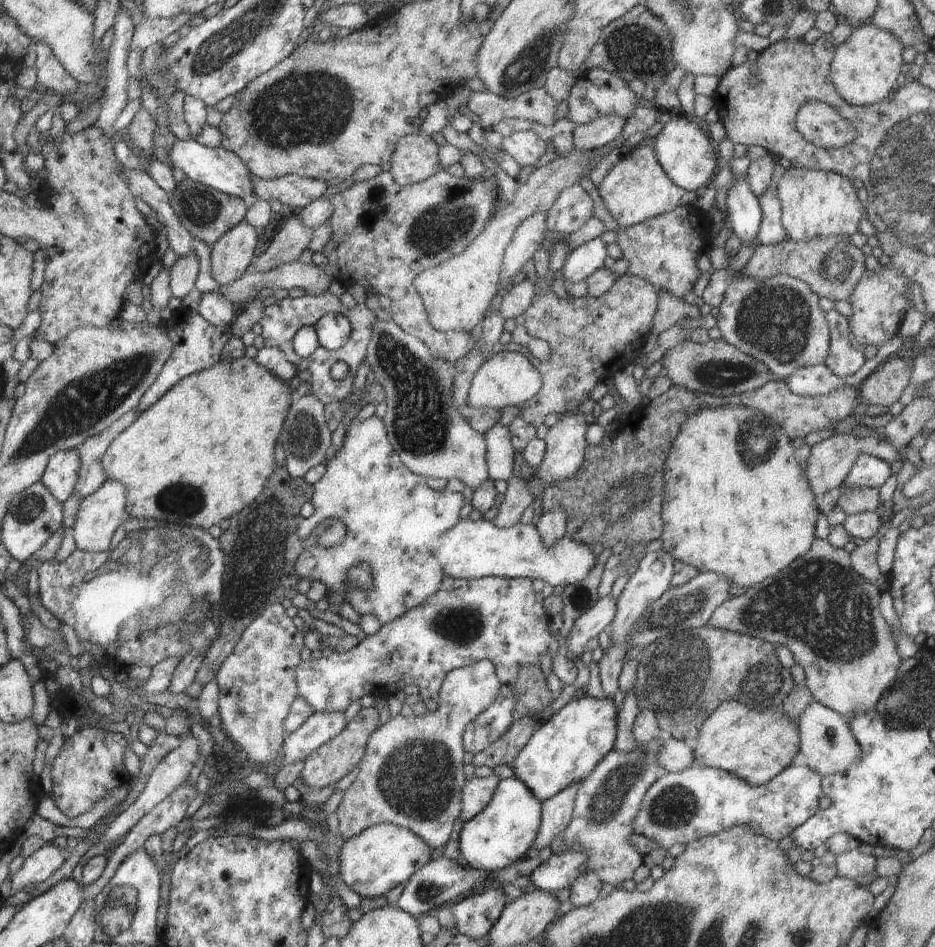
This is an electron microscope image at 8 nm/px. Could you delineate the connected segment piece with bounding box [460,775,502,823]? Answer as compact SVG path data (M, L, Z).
M496 775L484 777L483 779L473 776L471 779L468 779L461 792L460 818L464 823L480 814L488 806L497 784L501 780Z

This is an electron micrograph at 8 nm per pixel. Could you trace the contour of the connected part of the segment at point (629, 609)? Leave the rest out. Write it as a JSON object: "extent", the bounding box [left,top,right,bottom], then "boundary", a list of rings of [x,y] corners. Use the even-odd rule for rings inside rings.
{"extent":[597,548,674,700],"boundary":[[[662,548],[656,551],[647,552],[640,561],[638,570],[628,580],[621,595],[615,602],[615,615],[607,630],[610,640],[610,647],[603,650],[602,658],[597,662],[600,676],[600,684],[606,698],[613,700],[614,693],[618,690],[618,677],[624,663],[624,656],[630,650],[631,632],[634,625],[664,592],[671,586],[671,578],[674,574],[673,558]]]}

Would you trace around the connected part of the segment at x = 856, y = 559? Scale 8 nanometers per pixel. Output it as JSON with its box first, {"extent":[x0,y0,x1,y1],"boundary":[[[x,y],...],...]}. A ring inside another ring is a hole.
{"extent":[851,522,890,584],"boundary":[[[886,522],[882,526],[884,530],[880,530],[876,536],[878,538],[869,538],[863,542],[859,542],[857,547],[853,550],[851,554],[851,565],[852,568],[869,583],[886,584],[888,576],[882,573],[876,562],[876,552],[878,552],[878,544],[884,532],[890,528],[890,524]]]}

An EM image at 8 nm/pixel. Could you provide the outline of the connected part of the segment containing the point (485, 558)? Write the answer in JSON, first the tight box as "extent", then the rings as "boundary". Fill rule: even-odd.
{"extent":[435,518,596,586],"boundary":[[[484,518],[477,521],[471,519],[460,519],[450,530],[439,534],[435,540],[435,557],[443,566],[444,575],[454,578],[475,579],[480,577],[508,577],[513,579],[543,580],[550,586],[568,586],[584,580],[594,568],[596,557],[592,548],[584,546],[582,541],[576,541],[568,534],[564,535],[552,546],[546,546],[537,531],[536,526],[531,523],[516,523],[507,529],[499,529],[493,521]]]}

